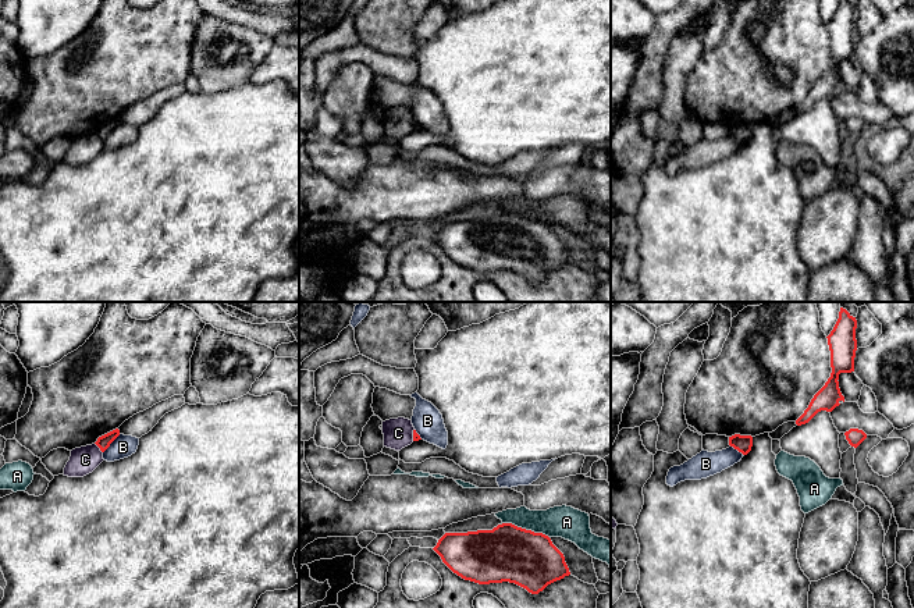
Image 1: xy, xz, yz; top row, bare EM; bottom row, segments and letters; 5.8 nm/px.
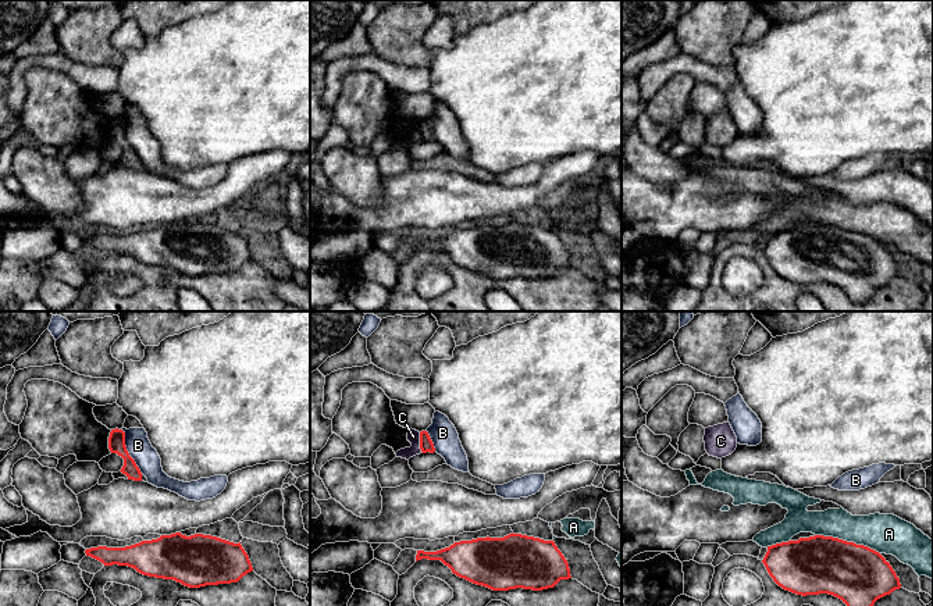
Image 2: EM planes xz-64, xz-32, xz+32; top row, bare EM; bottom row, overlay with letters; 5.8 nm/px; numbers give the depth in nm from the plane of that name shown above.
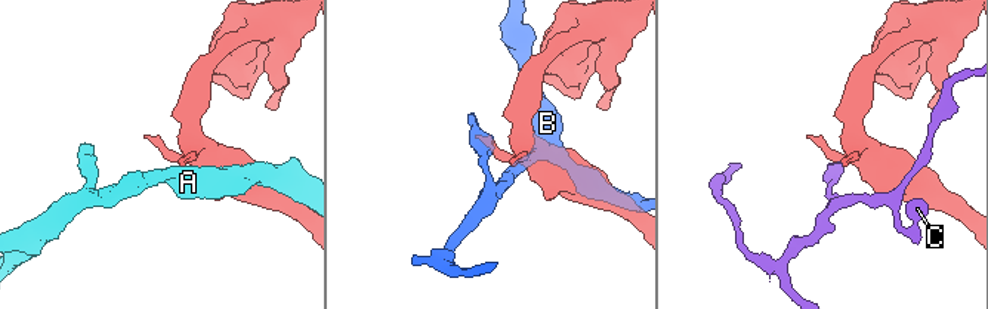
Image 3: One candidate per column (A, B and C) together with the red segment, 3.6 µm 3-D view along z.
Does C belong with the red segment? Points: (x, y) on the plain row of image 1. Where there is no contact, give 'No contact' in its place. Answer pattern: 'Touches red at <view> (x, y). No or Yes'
Touches red at xy (99, 135). No

